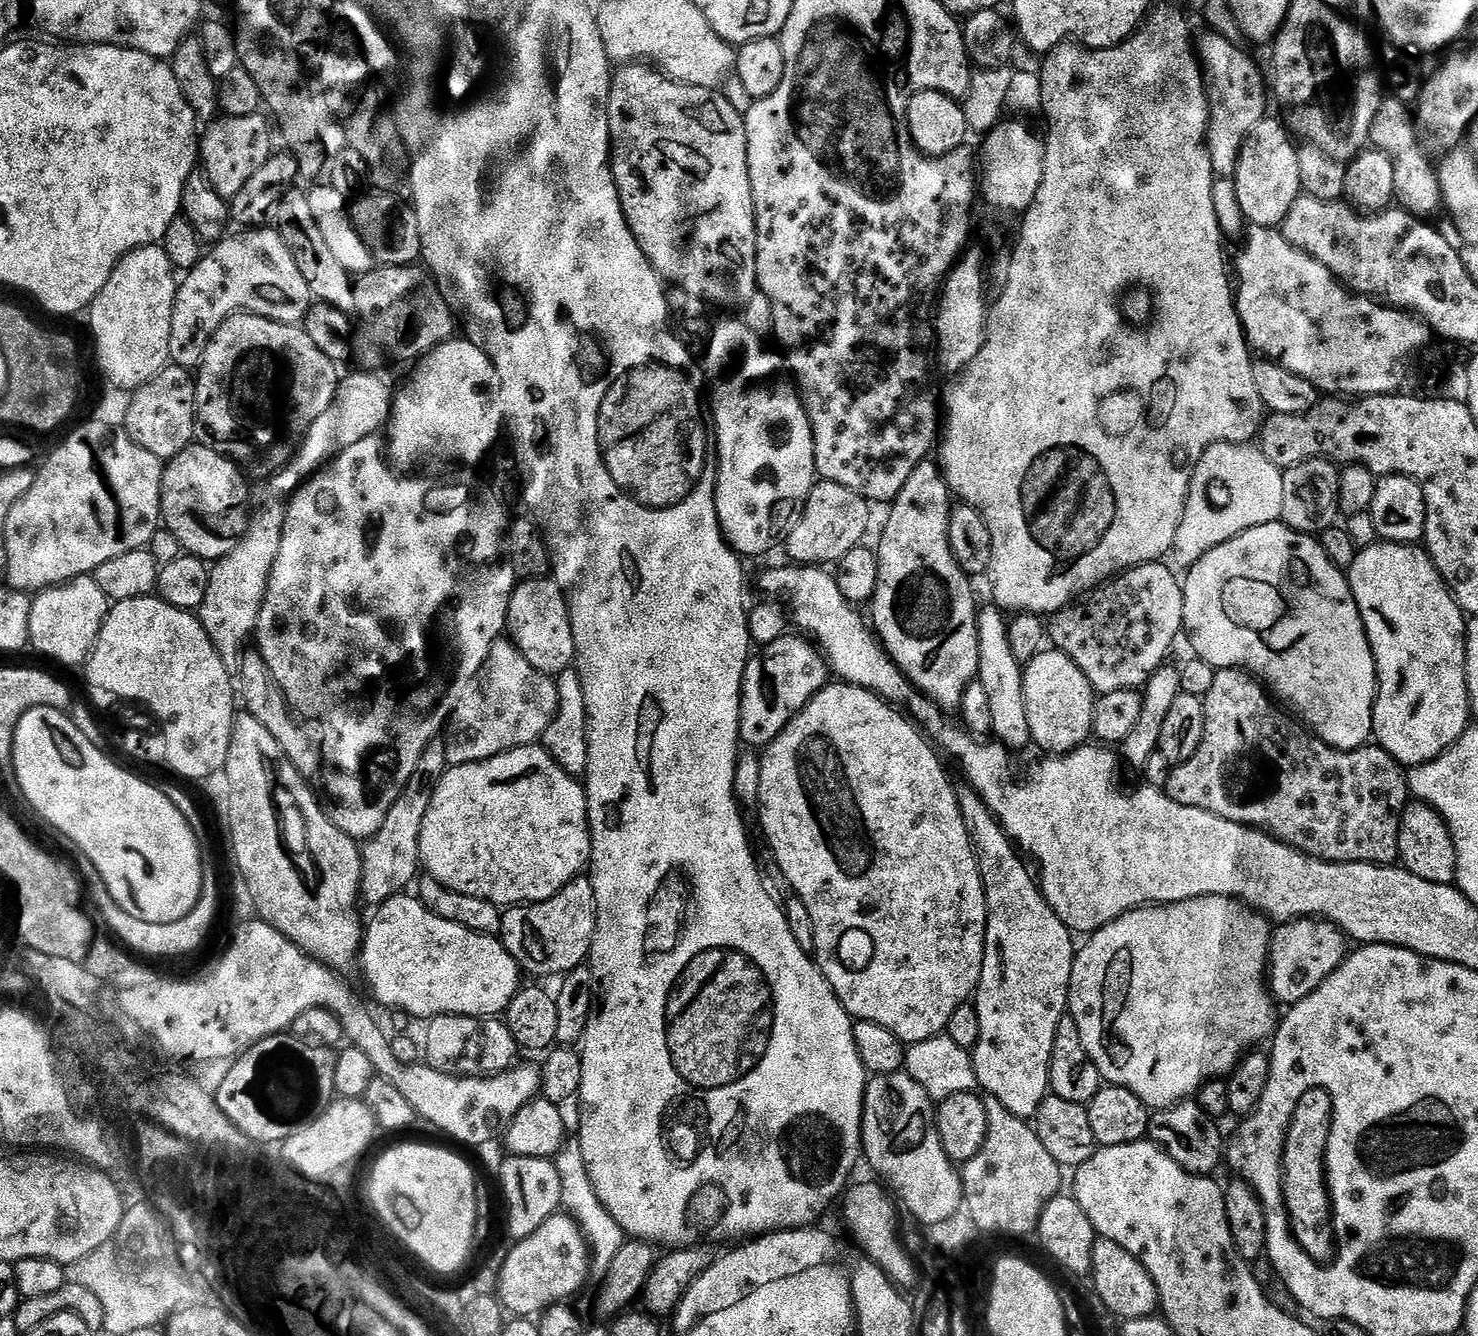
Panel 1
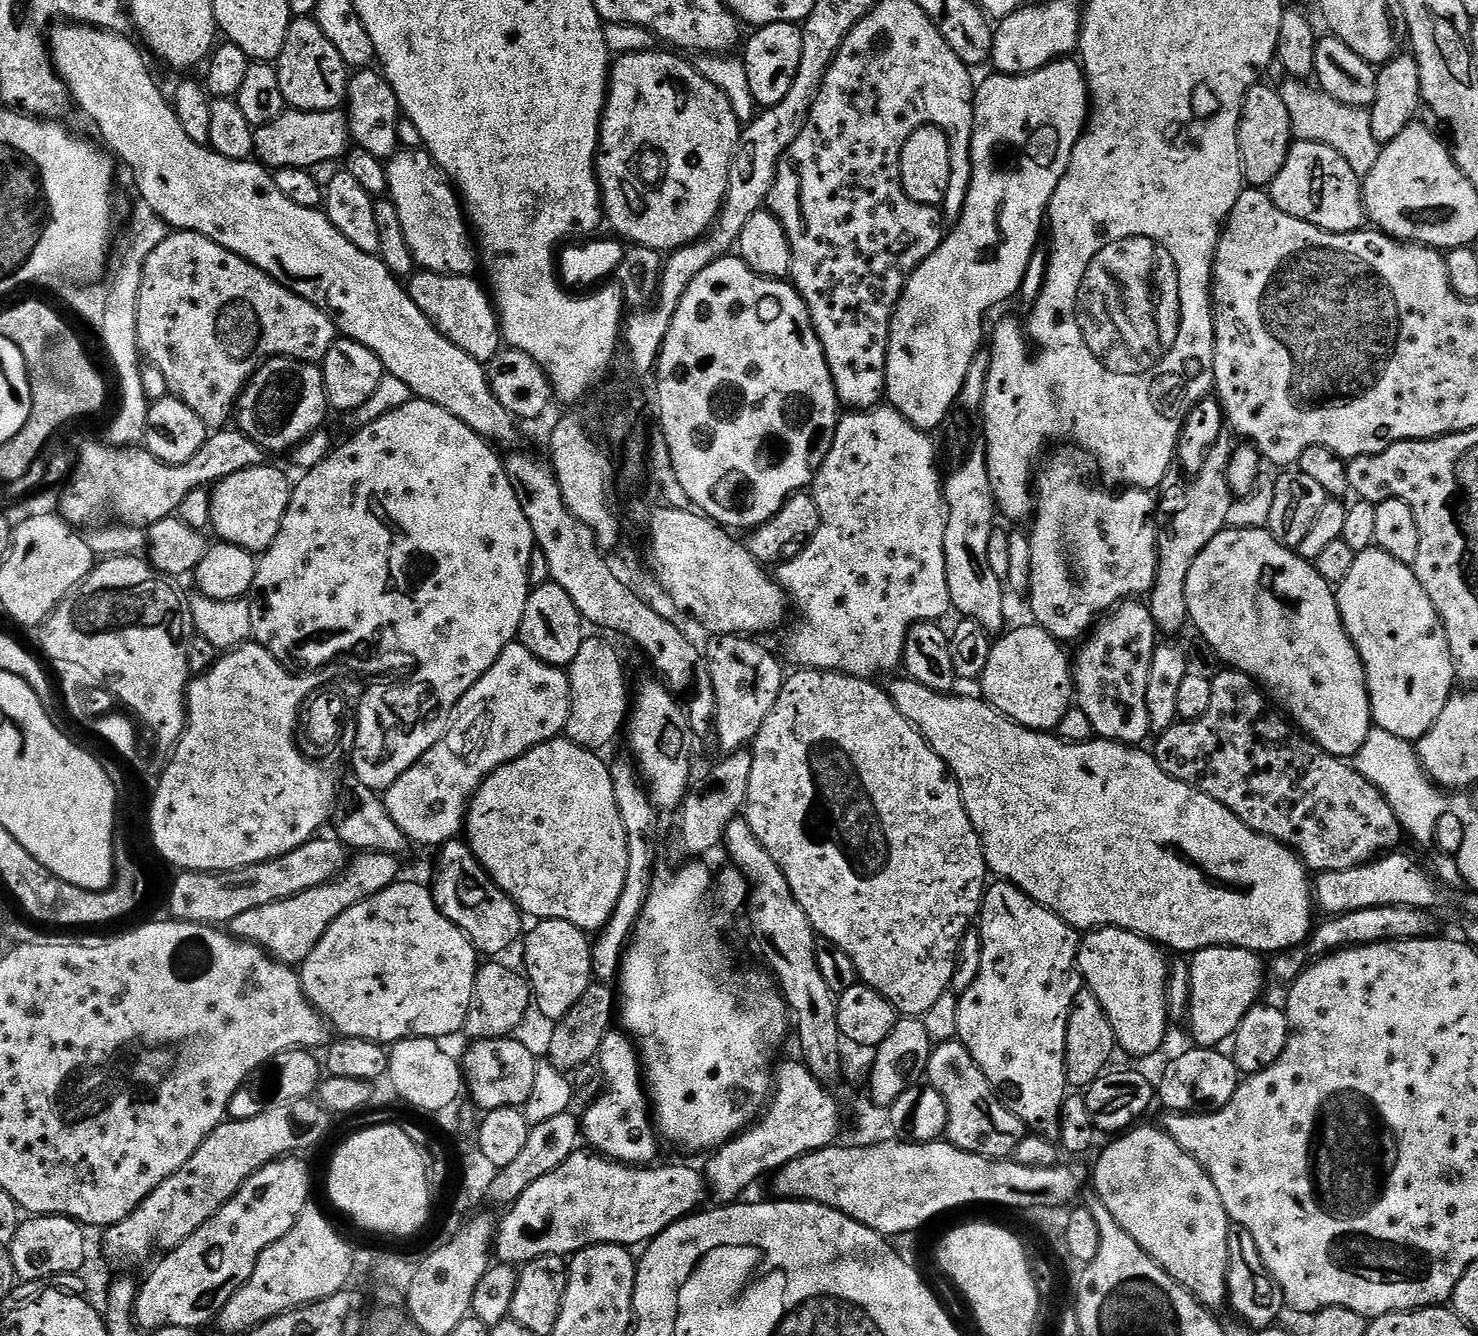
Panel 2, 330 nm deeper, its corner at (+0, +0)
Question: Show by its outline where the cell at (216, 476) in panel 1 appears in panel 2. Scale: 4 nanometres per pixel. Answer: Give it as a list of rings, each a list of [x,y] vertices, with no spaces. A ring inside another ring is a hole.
[[[261,466],[238,470],[230,478],[219,481],[211,489],[212,527],[225,544],[233,544],[253,554],[263,554],[274,542],[282,526],[282,518],[292,497],[293,485],[276,468]]]

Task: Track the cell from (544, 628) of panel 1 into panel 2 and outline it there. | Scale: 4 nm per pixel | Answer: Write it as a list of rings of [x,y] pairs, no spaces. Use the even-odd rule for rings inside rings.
[[[554,583],[538,584],[529,591],[526,610],[518,633],[519,643],[530,650],[542,662],[554,668],[567,669],[574,662],[582,642],[586,639],[586,622],[580,617],[578,606],[570,600],[570,594]]]

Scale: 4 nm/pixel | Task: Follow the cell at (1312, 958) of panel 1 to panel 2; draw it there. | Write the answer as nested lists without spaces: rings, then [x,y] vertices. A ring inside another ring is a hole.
[[[1204,948],[1191,960],[1192,997],[1186,1020],[1192,1023],[1193,1041],[1199,1047],[1219,1049],[1223,1040],[1235,1037],[1242,1018],[1263,997],[1266,964],[1257,953],[1245,948]]]

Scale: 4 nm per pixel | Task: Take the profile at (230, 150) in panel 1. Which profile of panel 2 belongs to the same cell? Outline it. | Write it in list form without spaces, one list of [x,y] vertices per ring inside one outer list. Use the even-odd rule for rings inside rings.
[[[286,110],[274,122],[255,129],[254,156],[269,170],[282,168],[315,169],[315,164],[324,164],[327,160],[336,160],[350,148],[348,118],[343,111],[334,112],[298,112]]]

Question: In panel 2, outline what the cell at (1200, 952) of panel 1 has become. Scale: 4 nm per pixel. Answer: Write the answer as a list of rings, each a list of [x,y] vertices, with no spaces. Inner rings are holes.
[[[1098,928],[1089,931],[1087,935],[1080,941],[1080,952],[1076,955],[1076,966],[1079,975],[1082,977],[1083,983],[1098,998],[1098,1002],[1102,1002],[1102,1010],[1106,1010],[1106,1018],[1110,1018],[1110,1026],[1116,1035],[1116,1042],[1121,1053],[1129,1052],[1132,1056],[1152,1056],[1164,1044],[1164,1035],[1168,1032],[1168,1022],[1170,1023],[1170,1015],[1168,1013],[1168,980],[1170,973],[1170,964],[1164,961],[1164,956],[1159,947],[1153,944],[1151,940],[1145,940],[1143,936],[1137,932],[1128,932],[1125,928]]]

